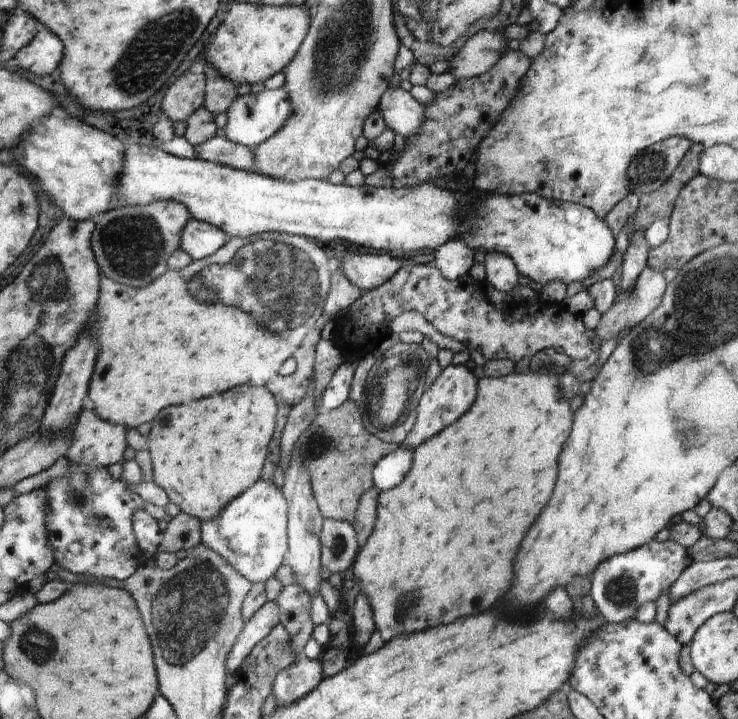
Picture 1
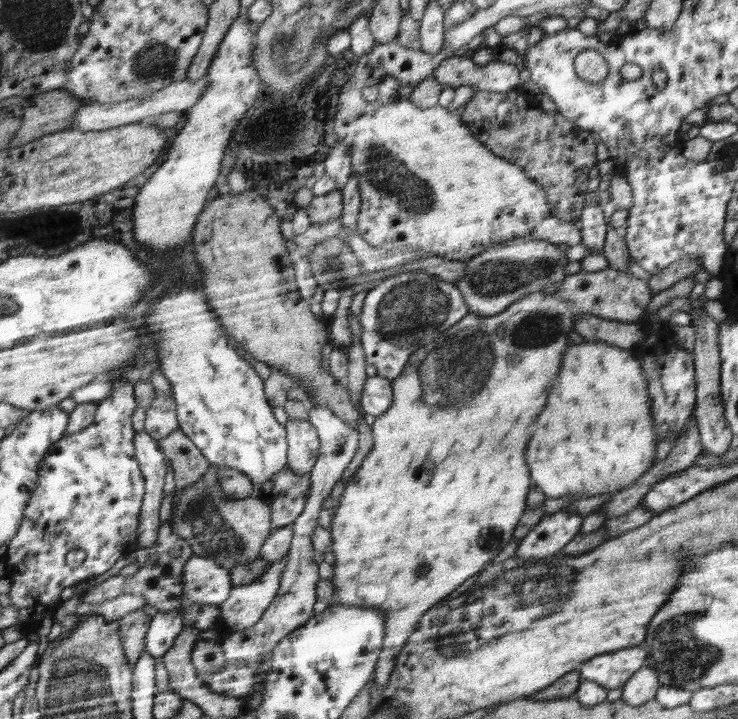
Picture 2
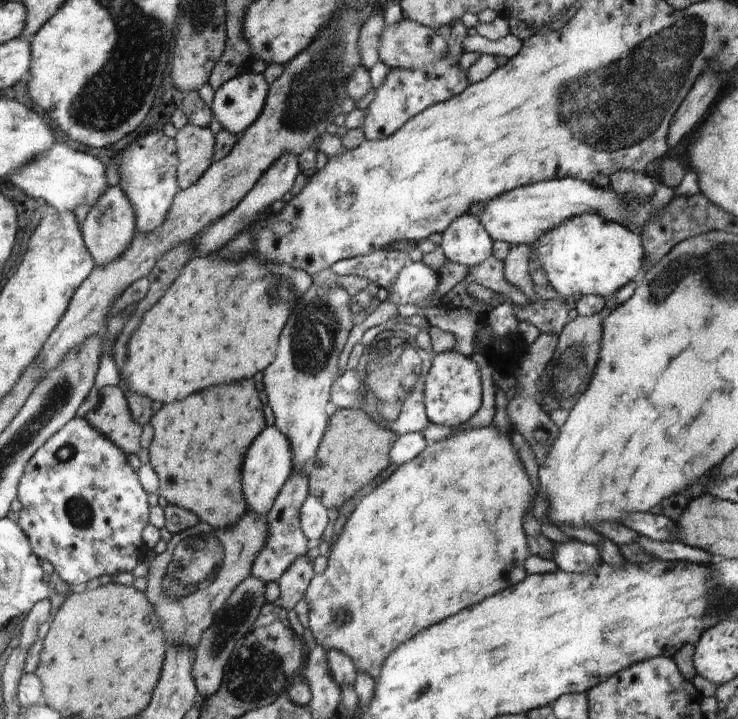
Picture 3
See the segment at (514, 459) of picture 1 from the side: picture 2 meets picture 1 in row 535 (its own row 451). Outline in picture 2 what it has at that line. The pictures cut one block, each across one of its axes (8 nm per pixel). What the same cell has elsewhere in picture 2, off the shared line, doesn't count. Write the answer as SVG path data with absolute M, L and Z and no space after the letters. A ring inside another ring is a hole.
M608 266L604 270L596 272L575 273L572 276L567 276L558 285L556 291L552 291L552 293L541 291L540 293L532 293L528 297L522 297L519 301L508 306L508 309L494 316L468 313L463 320L456 323L456 326L451 326L452 330L444 331L444 334L440 334L440 338L436 337L435 340L423 346L424 350L420 350L420 354L416 354L416 358L412 358L412 362L408 362L408 370L404 370L404 374L399 375L400 378L396 377L391 382L392 404L380 417L376 417L376 421L371 427L373 433L372 448L370 448L363 463L360 464L356 474L350 476L348 482L345 483L346 488L341 501L333 510L333 518L329 528L332 536L332 551L335 556L335 564L332 568L333 576L330 578L335 591L333 604L372 607L372 609L381 609L384 612L387 632L383 641L383 650L379 662L376 662L374 672L378 688L384 688L388 684L391 674L394 672L396 656L410 640L424 613L432 605L441 602L444 596L448 596L452 590L456 590L467 578L472 578L472 575L487 566L514 536L516 525L519 524L525 513L526 496L530 490L530 470L528 470L526 460L522 458L522 454L528 446L528 440L532 438L530 426L536 422L538 414L546 406L550 382L560 372L562 358L565 354L564 350L567 350L567 347L572 344L569 334L575 331L574 326L578 316L592 314L592 316L596 315L600 318L620 322L640 322L644 316L648 316L646 306L650 304L650 300L652 300L650 282L644 282L640 278L630 276L630 272ZM484 372L486 372L486 380L482 382L480 390L476 392L476 378L480 378L476 374L484 374Z

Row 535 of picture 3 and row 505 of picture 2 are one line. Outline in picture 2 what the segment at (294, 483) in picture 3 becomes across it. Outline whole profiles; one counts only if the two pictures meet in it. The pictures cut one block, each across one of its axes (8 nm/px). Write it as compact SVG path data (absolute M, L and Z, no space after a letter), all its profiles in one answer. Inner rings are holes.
M290 468L274 474L255 496L271 507L271 528L291 525L304 510L310 489L310 473L296 474Z

